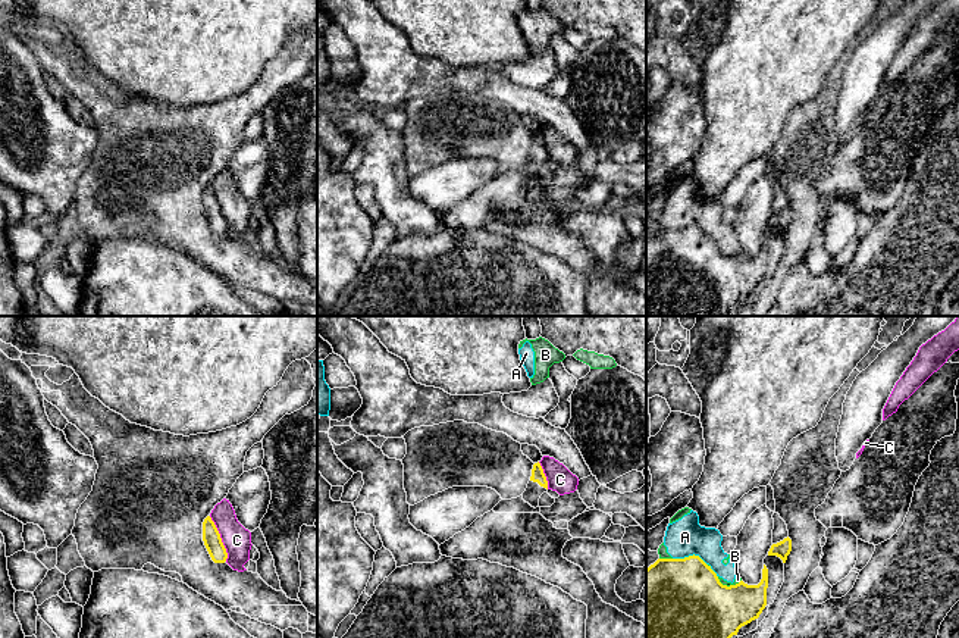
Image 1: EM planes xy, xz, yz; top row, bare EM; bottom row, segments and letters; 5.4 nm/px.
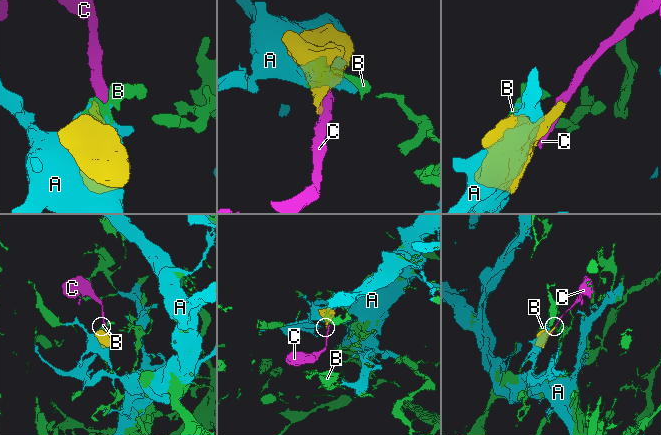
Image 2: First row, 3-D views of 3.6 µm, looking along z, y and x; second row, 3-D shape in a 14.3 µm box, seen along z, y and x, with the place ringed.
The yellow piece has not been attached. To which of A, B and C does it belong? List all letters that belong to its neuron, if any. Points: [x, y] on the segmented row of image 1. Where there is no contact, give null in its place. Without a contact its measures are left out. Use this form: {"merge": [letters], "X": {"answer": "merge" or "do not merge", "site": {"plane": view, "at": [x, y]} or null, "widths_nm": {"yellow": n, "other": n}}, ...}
{"merge": [], "A": {"answer": "do not merge", "site": {"plane": "yz", "at": [690, 556]}, "widths_nm": {"yellow": 440, "other": 200}}, "B": {"answer": "do not merge", "site": {"plane": "yz", "at": [730, 585]}, "widths_nm": {"yellow": 400, "other": 40}}, "C": {"answer": "do not merge", "site": {"plane": "xy", "at": [221, 538]}, "widths_nm": {"yellow": 100, "other": 160}}}

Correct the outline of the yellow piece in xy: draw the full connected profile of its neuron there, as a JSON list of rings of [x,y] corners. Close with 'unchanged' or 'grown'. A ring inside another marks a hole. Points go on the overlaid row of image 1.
[[[207,516],[203,522],[203,541],[214,563],[226,562],[226,559],[228,559],[226,548],[222,542],[219,531],[210,516]]]; unchanged

